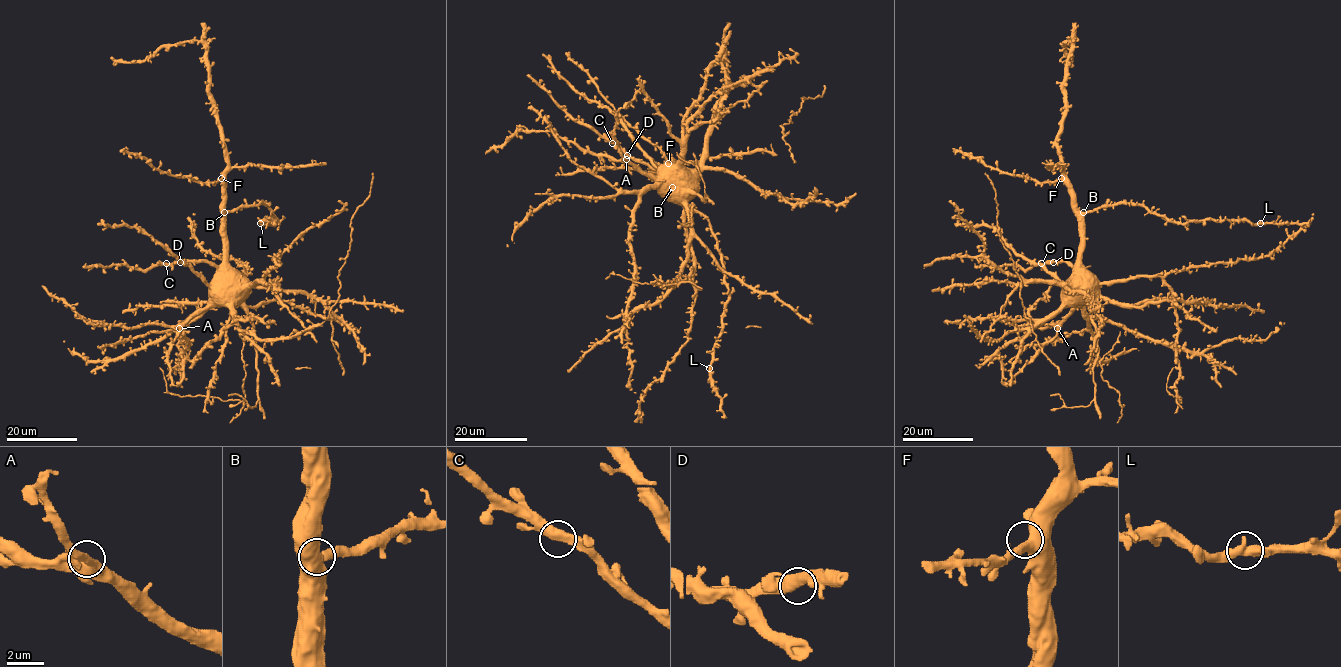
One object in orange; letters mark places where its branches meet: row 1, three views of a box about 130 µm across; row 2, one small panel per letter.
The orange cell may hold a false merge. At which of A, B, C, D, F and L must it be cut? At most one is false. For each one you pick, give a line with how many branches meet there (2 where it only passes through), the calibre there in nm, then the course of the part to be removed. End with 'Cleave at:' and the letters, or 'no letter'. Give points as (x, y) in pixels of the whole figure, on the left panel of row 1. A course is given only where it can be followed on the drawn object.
Cleave at: no letter

